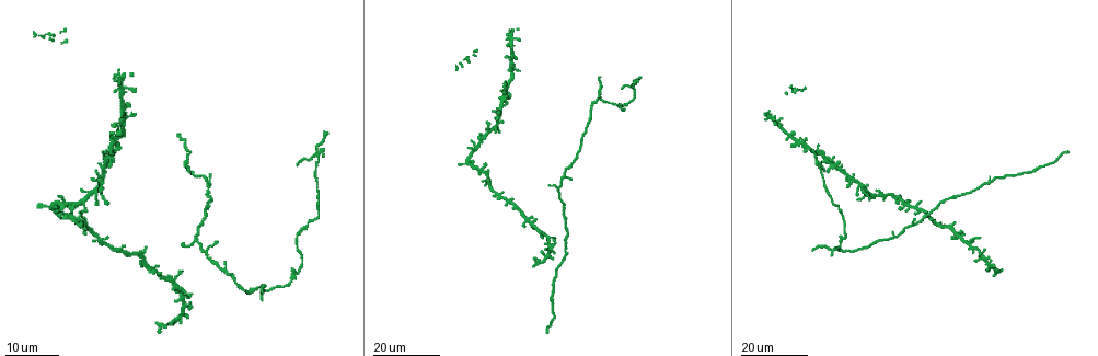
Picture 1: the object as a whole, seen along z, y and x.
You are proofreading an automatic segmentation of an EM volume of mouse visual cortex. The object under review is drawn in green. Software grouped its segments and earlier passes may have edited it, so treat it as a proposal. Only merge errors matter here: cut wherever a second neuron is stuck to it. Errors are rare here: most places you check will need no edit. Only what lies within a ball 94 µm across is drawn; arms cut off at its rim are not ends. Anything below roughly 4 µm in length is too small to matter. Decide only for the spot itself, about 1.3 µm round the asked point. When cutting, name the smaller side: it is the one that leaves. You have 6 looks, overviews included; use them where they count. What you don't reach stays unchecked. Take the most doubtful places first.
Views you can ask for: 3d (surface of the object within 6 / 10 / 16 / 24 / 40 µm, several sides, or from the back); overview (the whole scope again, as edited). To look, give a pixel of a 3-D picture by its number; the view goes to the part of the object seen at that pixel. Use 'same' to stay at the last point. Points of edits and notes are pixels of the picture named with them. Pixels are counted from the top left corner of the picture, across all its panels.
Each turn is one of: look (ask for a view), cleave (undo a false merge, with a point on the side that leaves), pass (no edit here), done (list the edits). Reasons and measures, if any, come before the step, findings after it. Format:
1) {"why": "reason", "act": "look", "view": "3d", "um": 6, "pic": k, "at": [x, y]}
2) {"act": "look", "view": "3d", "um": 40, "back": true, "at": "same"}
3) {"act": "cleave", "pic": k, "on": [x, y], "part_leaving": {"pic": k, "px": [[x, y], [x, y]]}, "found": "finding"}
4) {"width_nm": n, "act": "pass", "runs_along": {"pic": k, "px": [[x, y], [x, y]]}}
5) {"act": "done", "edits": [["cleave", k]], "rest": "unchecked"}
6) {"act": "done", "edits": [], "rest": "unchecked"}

{"act": "look", "view": "3d", "um": 16, "pic": 1, "at": [819, 164]}

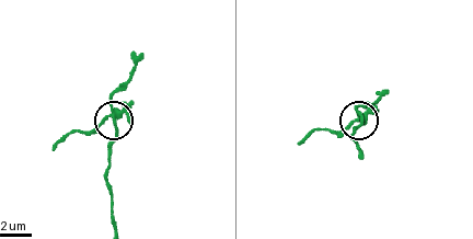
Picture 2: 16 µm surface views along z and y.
{"act": "look", "view": "3d", "um": 10, "pic": 2, "at": [355, 118]}

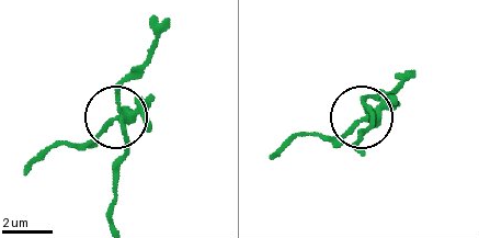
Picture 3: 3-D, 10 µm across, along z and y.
{"width_nm": 300, "act": "cleave", "pic": 3, "on": [100, 134], "part_leaving": {"pic": 3, "px": [[121, 114], [82, 143], [52, 147], [26, 174]]}, "found": "a second neuron is stuck on"}

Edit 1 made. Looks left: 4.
{"why": "looks like a crossing", "act": "look", "view": "3d", "um": 24, "pic": 1, "at": [833, 250]}

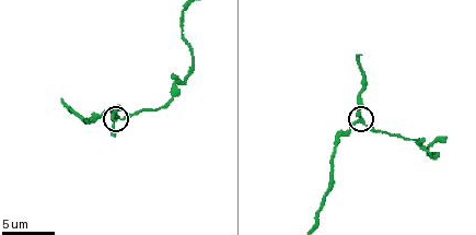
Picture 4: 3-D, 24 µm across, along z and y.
{"act": "look", "view": "3d", "um": 10, "pic": 4, "at": [362, 119]}

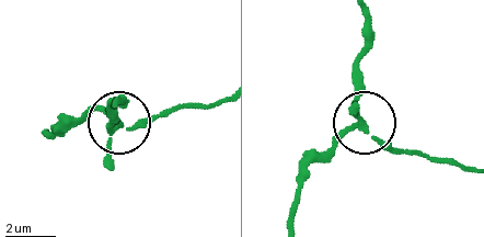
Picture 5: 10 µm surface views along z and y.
{"act": "pass", "runs_along": {"pic": 5, "px": [[288, 223], [307, 166], [359, 122], [357, 55]]}, "found": "all the same neuron"}

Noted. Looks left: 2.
{"why": "a fork", "act": "look", "view": "3d", "um": 16, "pic": 1, "at": [196, 239]}

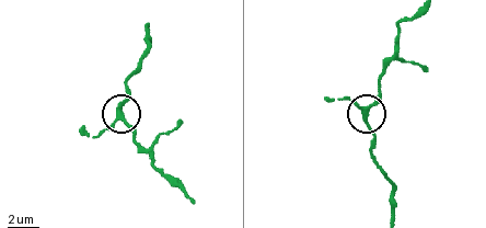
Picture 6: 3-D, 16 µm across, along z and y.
{"act": "look", "view": "3d", "um": 6, "pic": 6, "at": [123, 117]}

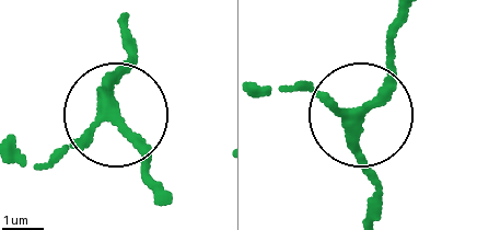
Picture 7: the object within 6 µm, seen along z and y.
{"arms": 3, "act": "pass", "found": "all the same neuron"}

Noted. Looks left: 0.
{"act": "done", "edits": [["cleave", 3]], "rest": "unchecked"}

